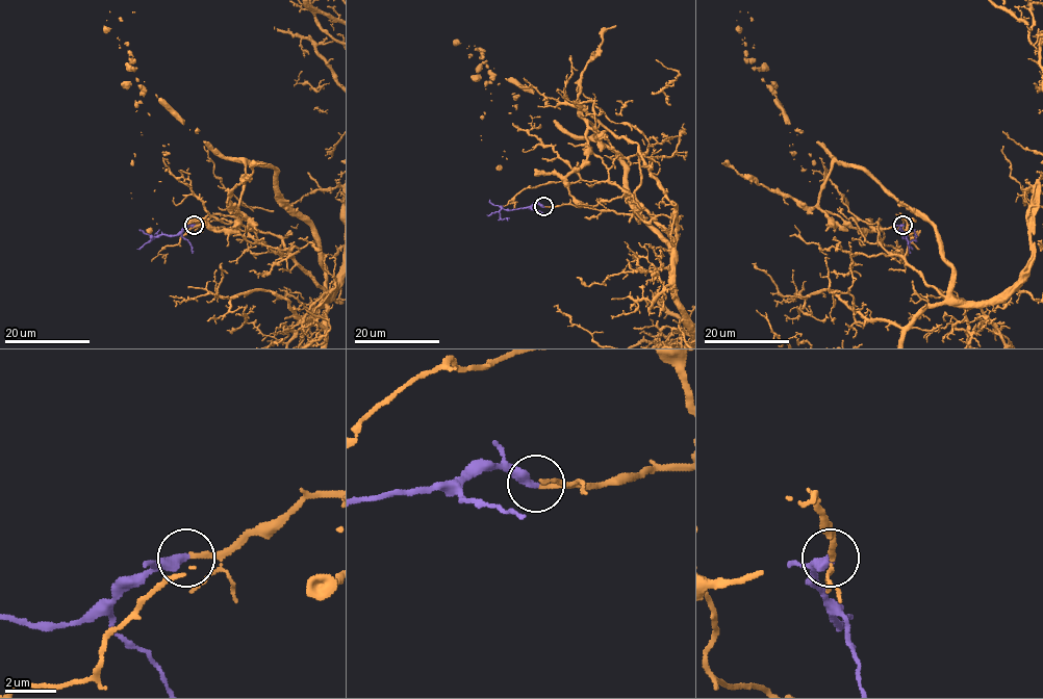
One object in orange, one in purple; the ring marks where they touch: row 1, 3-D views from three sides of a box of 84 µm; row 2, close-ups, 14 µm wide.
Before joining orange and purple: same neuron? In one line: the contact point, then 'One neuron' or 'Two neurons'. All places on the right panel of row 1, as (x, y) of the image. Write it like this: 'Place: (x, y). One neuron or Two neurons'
Place: (902, 225). One neuron

